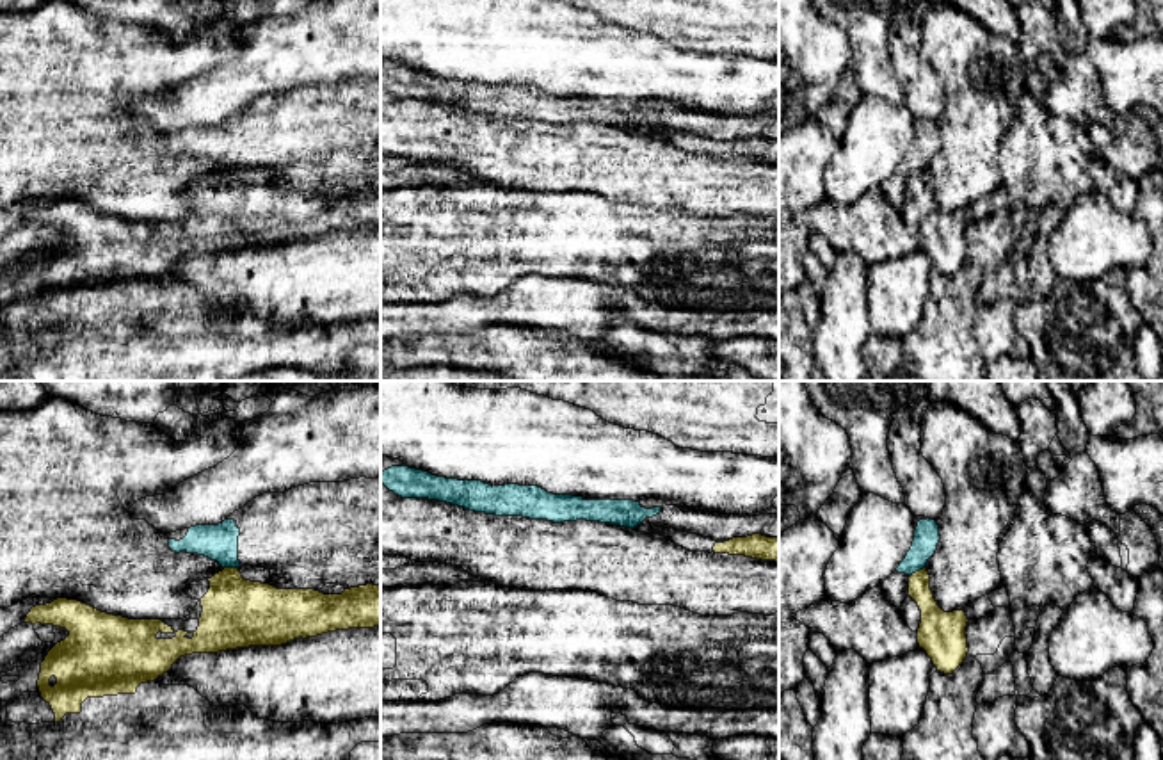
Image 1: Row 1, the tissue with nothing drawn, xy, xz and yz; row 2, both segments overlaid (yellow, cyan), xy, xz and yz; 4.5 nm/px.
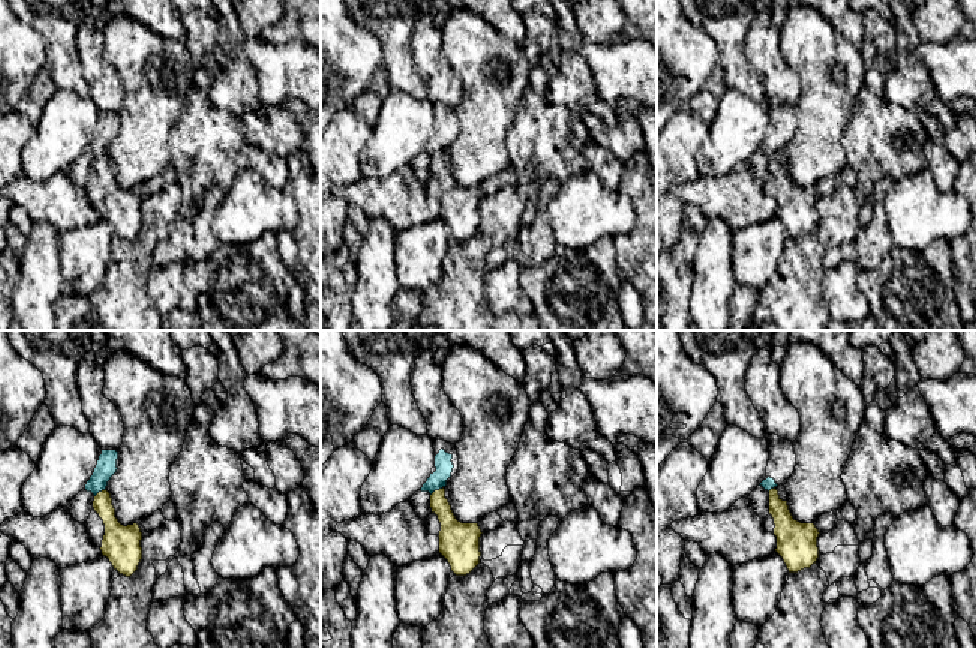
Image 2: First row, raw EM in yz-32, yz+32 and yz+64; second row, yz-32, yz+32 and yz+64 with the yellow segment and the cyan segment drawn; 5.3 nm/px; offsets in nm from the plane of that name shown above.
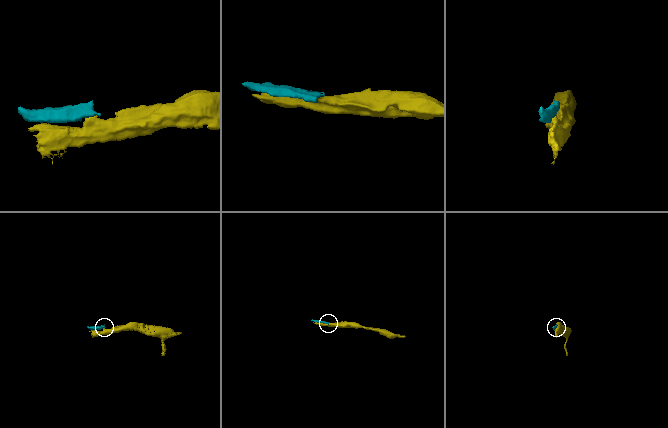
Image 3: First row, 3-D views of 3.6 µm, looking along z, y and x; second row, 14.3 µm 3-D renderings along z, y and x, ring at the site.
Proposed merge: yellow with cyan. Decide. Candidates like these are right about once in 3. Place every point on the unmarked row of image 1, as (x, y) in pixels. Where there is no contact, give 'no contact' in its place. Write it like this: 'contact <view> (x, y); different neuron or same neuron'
contact yz (916, 173); different neuron

